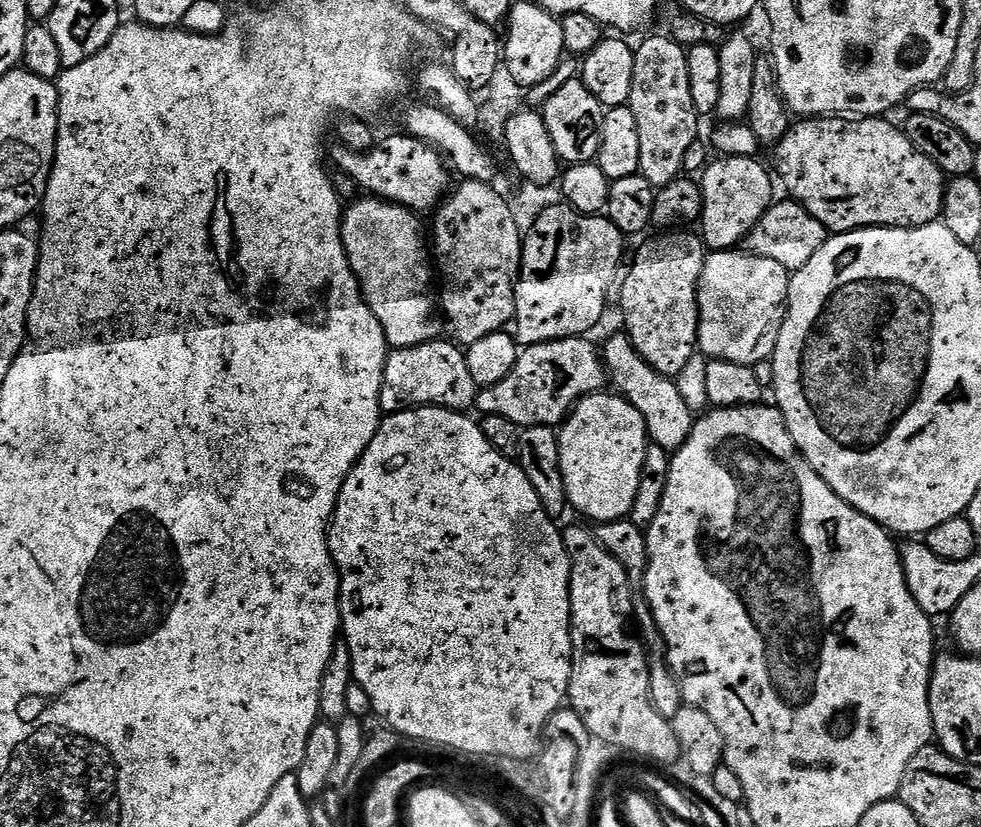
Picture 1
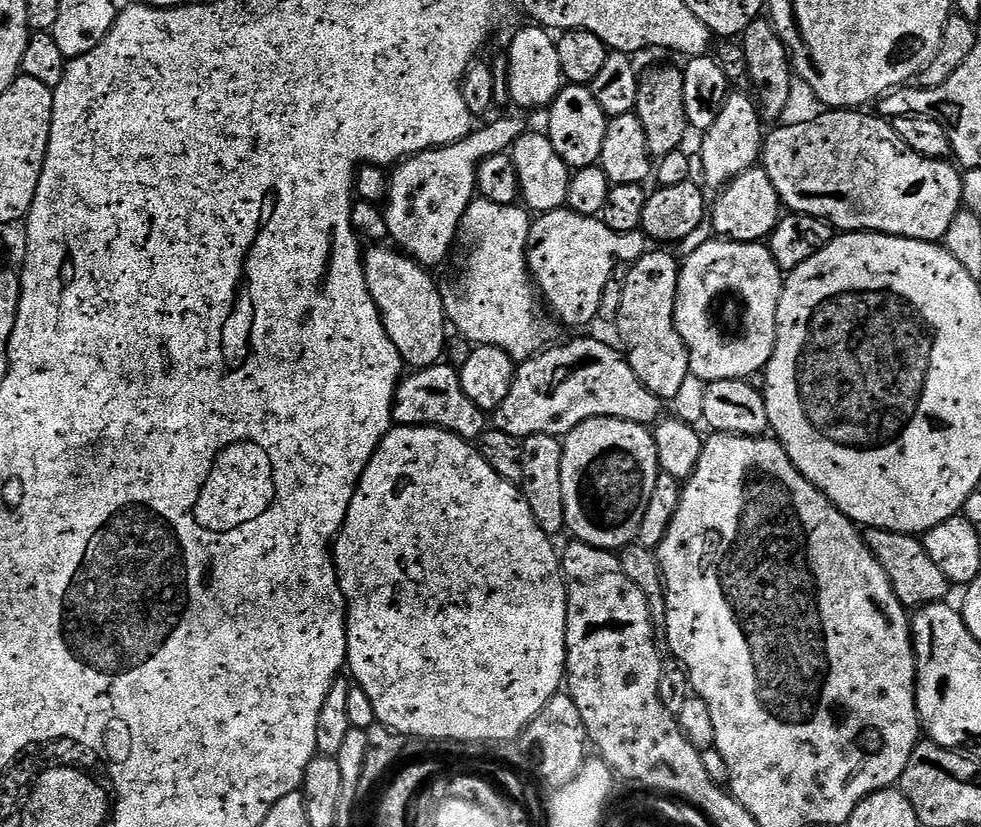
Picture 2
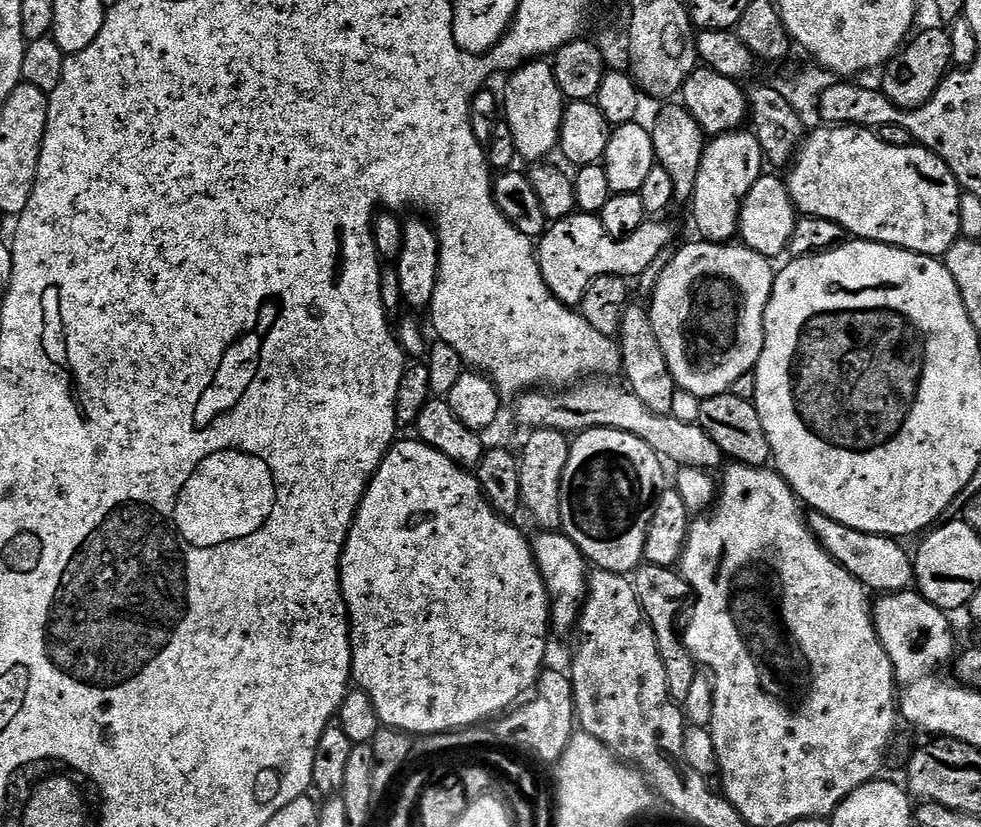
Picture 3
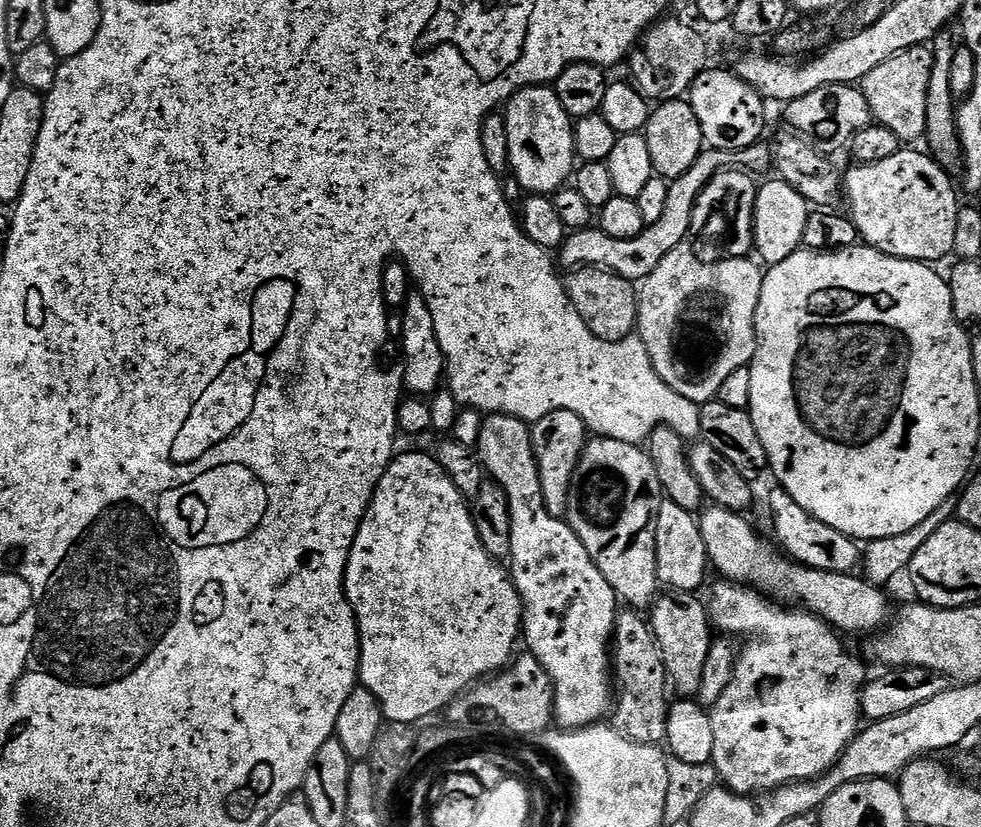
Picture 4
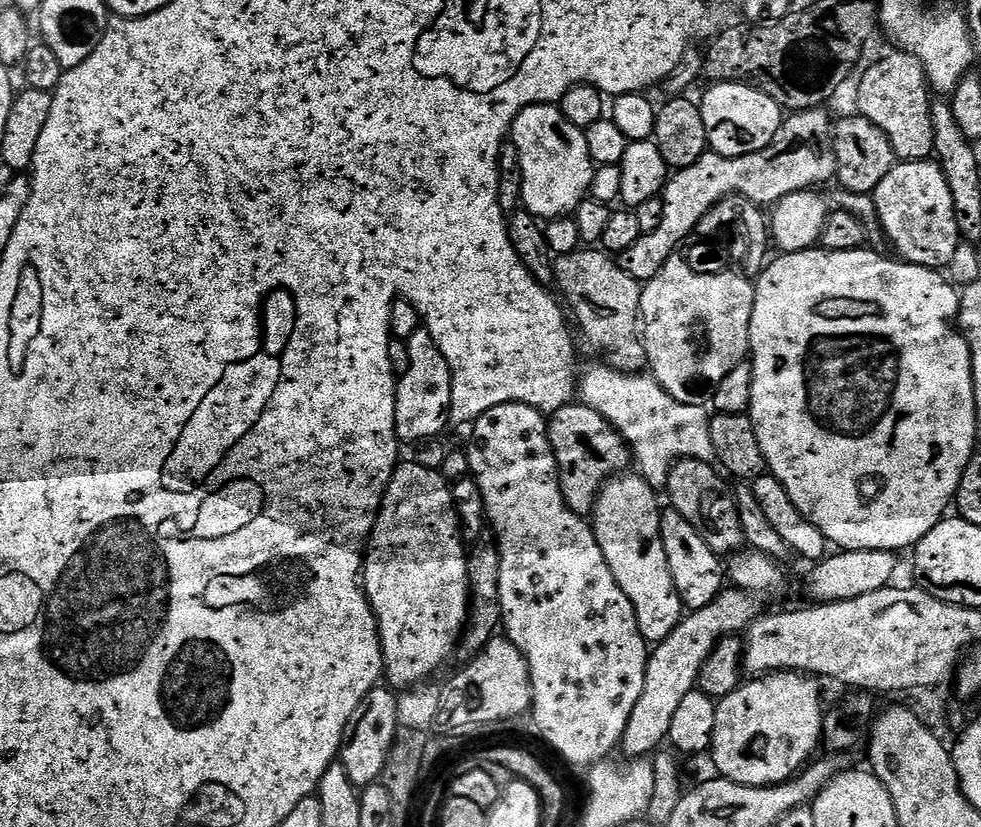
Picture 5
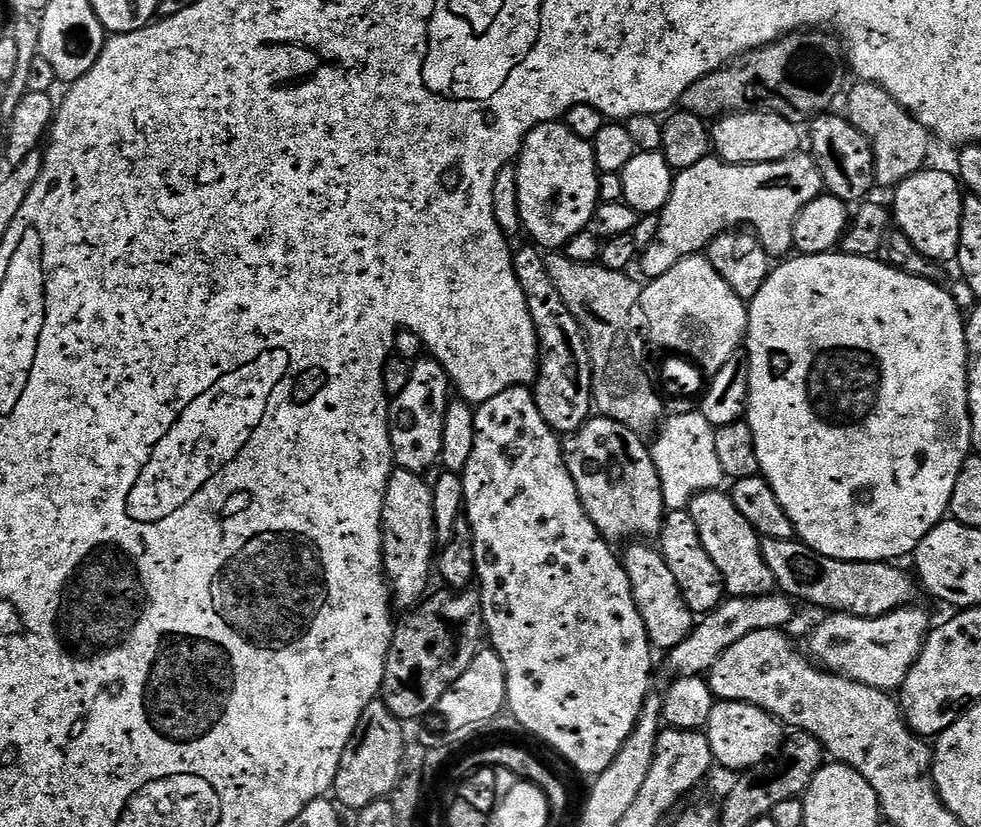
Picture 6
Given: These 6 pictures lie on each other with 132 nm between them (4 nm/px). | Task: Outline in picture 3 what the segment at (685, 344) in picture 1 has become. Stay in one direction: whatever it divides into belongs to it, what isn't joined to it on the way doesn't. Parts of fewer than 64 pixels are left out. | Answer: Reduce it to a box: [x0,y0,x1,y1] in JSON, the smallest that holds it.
[618,302,678,415]

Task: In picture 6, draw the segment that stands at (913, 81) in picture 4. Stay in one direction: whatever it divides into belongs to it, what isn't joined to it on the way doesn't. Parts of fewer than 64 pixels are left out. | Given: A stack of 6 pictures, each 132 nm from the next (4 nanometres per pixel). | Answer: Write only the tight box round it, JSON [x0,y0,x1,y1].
[846,83,930,190]

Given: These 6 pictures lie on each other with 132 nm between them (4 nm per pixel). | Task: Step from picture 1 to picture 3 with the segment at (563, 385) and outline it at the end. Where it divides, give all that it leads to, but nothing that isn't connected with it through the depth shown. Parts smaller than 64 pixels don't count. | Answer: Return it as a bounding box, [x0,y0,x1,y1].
[515,378,726,470]

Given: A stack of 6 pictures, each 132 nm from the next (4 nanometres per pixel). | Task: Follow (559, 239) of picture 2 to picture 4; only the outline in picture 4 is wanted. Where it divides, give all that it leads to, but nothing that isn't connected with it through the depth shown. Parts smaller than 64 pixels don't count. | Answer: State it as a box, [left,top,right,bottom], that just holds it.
[559,144,772,282]

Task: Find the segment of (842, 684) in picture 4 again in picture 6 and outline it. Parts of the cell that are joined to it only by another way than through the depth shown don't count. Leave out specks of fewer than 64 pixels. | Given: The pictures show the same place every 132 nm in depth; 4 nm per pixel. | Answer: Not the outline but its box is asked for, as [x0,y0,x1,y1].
[706,700,782,774]

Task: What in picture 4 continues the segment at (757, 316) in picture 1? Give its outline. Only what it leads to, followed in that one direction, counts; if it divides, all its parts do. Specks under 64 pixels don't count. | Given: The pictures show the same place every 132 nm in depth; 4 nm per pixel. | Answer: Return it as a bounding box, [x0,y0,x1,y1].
[638,244,765,406]

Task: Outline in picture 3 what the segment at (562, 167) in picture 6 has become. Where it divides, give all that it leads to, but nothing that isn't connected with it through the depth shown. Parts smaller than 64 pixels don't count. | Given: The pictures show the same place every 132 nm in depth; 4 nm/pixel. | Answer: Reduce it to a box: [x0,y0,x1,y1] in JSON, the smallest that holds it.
[502,58,566,162]

